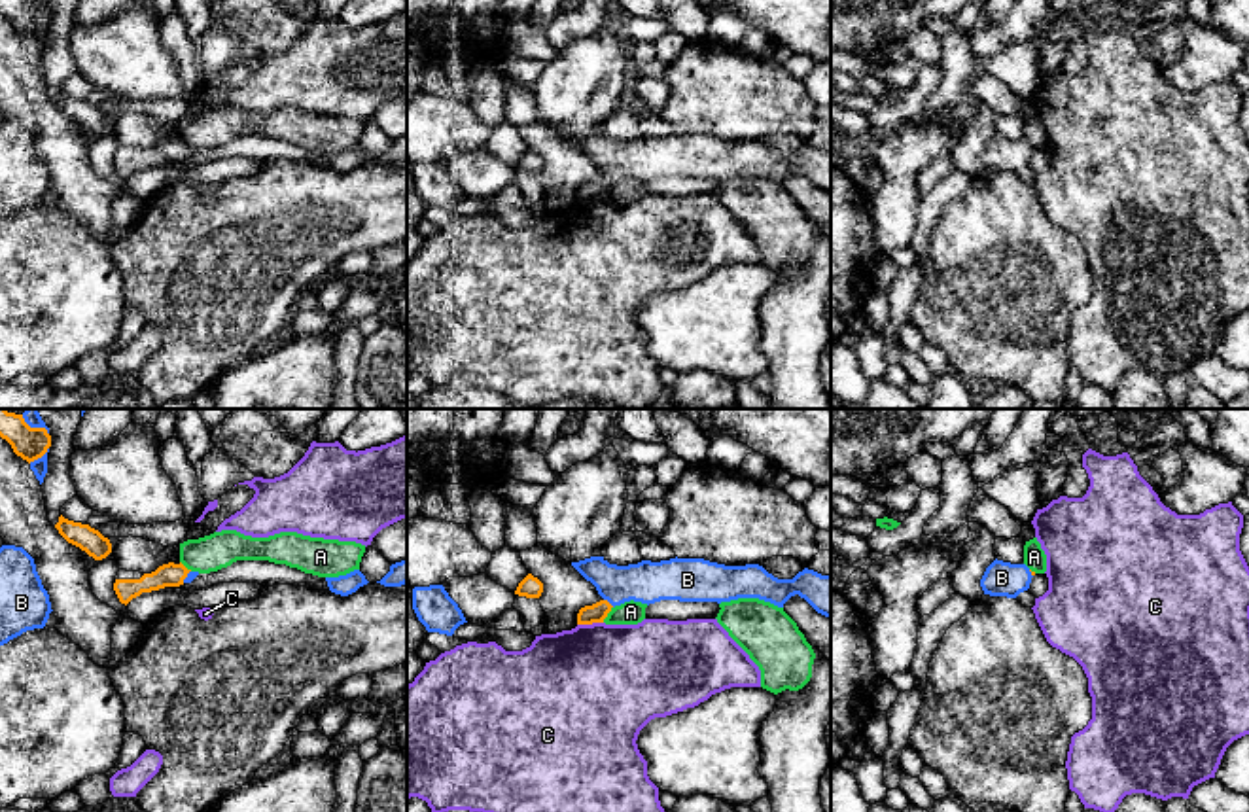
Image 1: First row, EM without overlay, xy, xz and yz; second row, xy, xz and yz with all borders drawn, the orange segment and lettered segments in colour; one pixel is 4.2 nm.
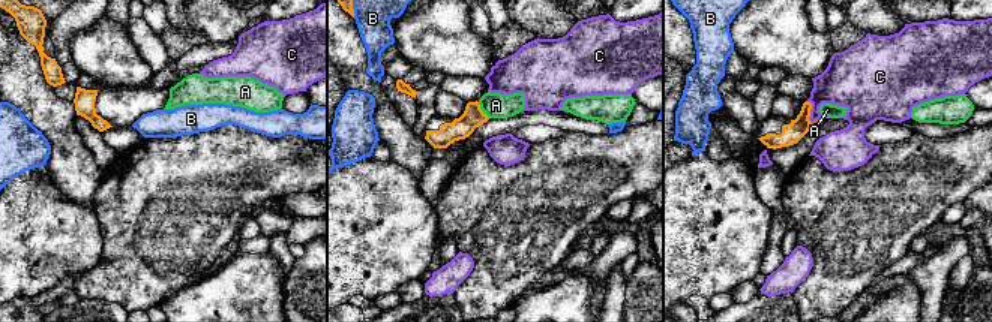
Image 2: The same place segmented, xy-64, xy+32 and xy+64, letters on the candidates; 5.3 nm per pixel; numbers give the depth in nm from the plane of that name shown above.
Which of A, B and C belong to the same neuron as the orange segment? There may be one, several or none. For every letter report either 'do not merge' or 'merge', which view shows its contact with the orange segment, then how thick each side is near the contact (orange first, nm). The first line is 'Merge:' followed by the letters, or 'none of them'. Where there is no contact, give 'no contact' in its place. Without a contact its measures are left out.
Merge: none of them
A: do not merge; contact in xz; calibres 80 and 100 nm
B: do not merge; contact in xy; calibres 140 and 70 nm
C: do not merge; contact in xz; calibres 80 and 500 nm

